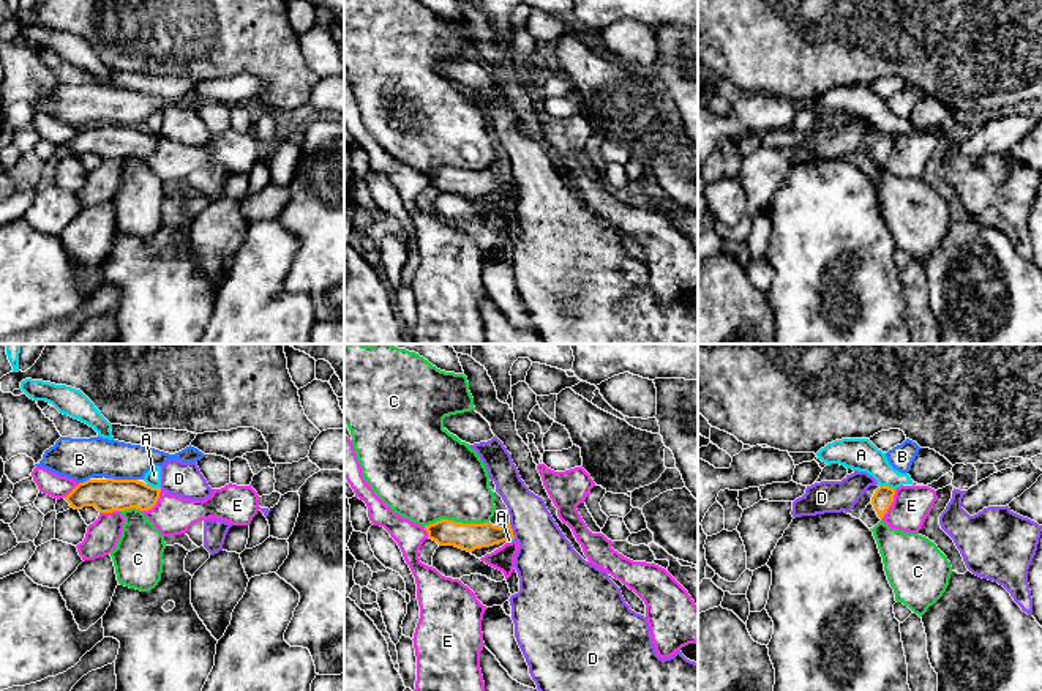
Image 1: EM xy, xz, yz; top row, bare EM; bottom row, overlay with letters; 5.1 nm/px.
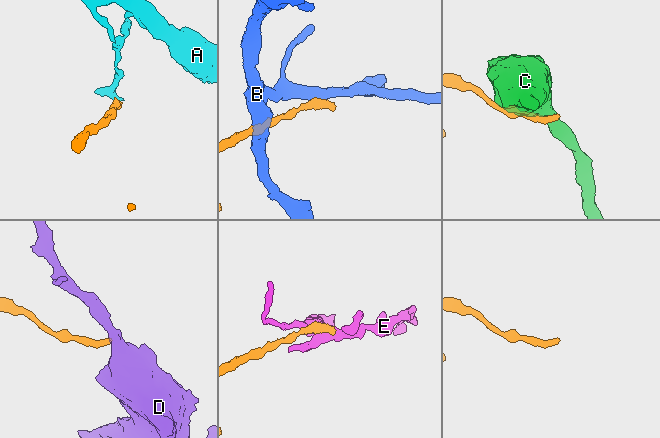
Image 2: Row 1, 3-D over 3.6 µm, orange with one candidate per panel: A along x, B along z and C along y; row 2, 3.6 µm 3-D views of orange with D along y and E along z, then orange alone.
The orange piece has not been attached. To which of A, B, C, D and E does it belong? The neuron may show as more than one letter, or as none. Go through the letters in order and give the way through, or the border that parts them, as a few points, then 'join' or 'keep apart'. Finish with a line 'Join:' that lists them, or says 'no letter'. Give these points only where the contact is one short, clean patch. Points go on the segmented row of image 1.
A: border yz (880, 485), (888, 485), (894, 489); keep apart
B: border xy (106, 477), (136, 480); keep apart
C: keep apart
D: keep apart
E: keep apart
Join: no letter

